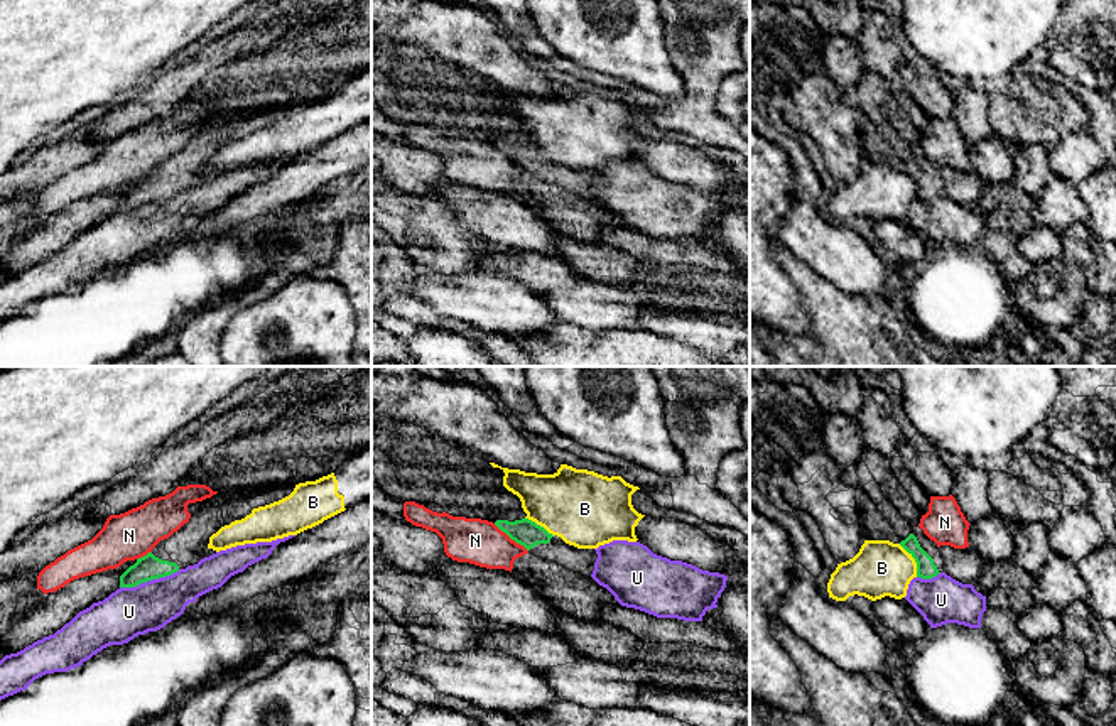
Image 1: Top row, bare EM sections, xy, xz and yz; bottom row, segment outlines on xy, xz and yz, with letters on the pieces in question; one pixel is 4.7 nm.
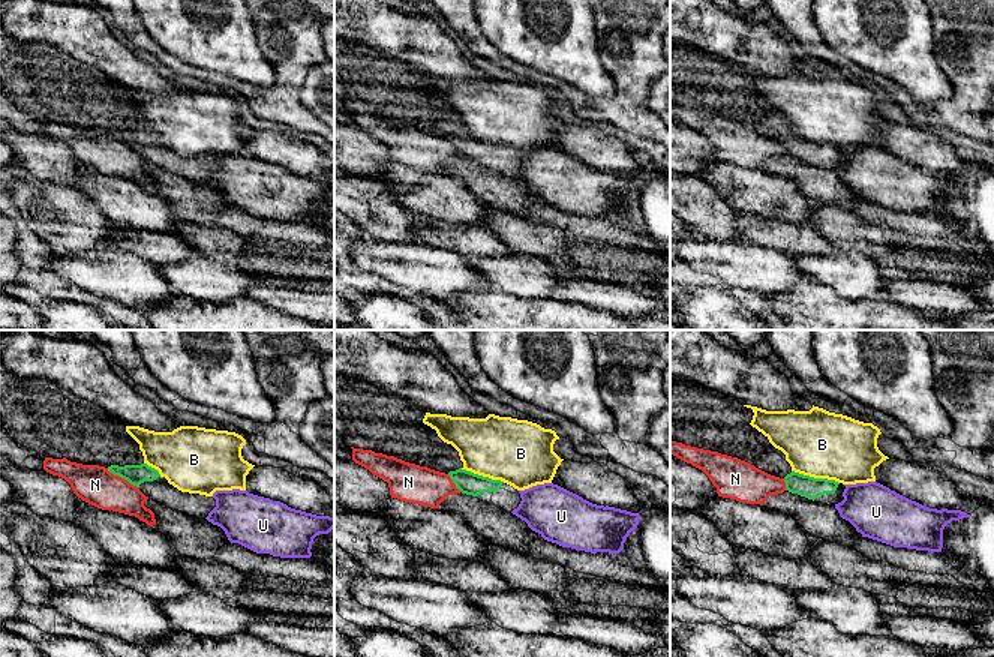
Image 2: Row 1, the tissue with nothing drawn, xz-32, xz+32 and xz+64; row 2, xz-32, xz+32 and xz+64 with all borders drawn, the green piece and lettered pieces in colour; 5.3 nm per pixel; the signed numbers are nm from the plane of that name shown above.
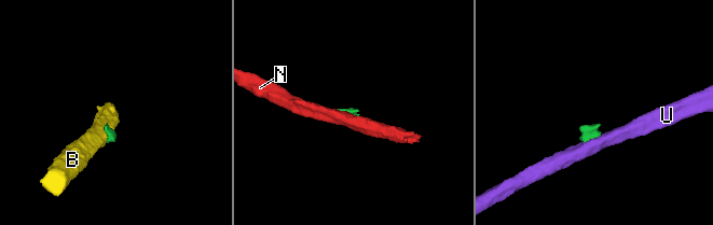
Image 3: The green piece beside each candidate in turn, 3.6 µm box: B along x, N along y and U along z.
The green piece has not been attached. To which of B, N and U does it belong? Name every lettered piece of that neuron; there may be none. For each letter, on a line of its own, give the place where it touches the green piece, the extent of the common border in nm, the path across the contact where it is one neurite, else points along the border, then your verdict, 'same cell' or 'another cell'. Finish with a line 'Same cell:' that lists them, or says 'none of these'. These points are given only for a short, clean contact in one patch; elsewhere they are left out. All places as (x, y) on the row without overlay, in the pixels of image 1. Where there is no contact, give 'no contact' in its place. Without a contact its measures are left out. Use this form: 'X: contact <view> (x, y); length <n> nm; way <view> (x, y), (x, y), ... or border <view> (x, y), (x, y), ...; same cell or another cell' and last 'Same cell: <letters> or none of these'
B: contact yz (915, 183); length 180 nm; border yz (899, 166), (914, 181), (917, 198); another cell
N: contact xz (510, 159); length 220 nm; border xz (493, 146), (527, 173); another cell
U: contact xy (149, 201); length 300 nm; border xy (179, 191), (120, 210); another cell
Same cell: none of these

